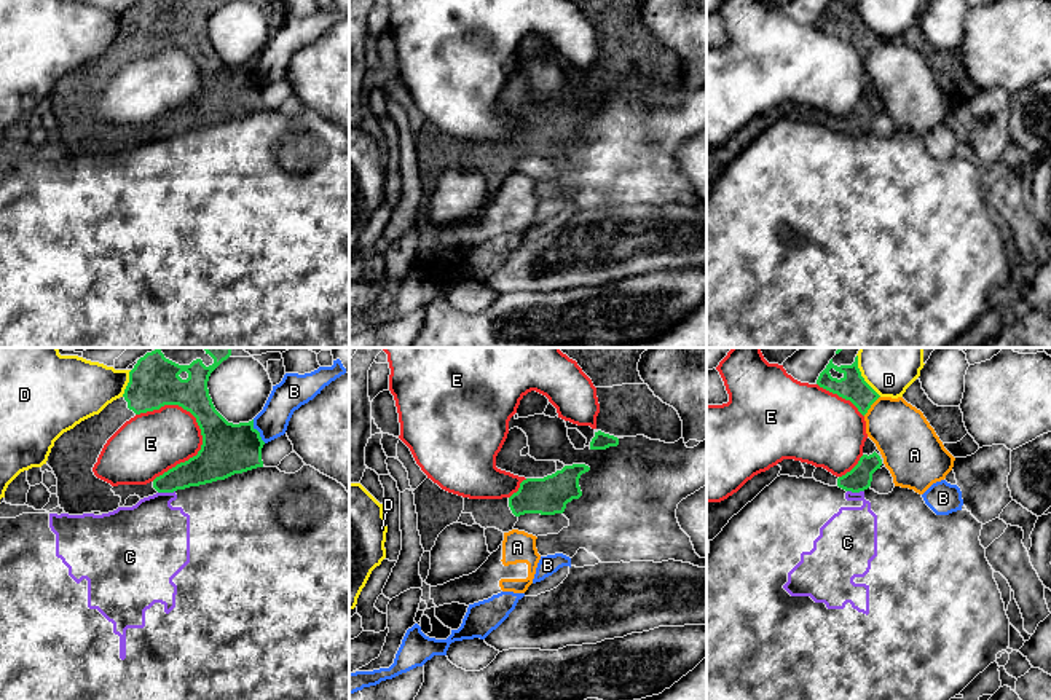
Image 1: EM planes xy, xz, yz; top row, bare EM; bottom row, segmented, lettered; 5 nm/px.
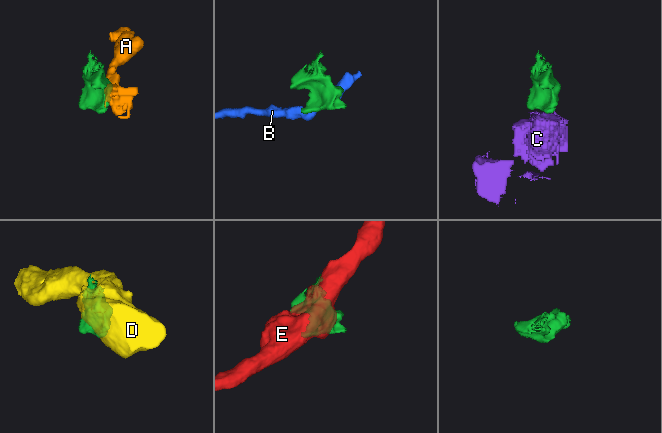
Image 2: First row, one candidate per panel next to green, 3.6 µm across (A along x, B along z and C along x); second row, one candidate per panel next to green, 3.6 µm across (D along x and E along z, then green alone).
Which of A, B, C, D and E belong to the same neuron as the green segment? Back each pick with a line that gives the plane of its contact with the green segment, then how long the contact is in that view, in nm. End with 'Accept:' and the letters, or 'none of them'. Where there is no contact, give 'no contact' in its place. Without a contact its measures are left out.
Accept: none of them

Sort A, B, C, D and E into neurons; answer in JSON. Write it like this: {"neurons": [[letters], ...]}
{"neurons": [["A"], ["B"], ["C"], ["D"], ["E"]]}

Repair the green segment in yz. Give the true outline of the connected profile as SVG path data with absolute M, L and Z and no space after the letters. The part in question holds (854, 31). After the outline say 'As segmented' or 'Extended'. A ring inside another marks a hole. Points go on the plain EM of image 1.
M833 0L820 16L817 27L850 43L863 59L880 40L861 19L858 0Z. Extended

